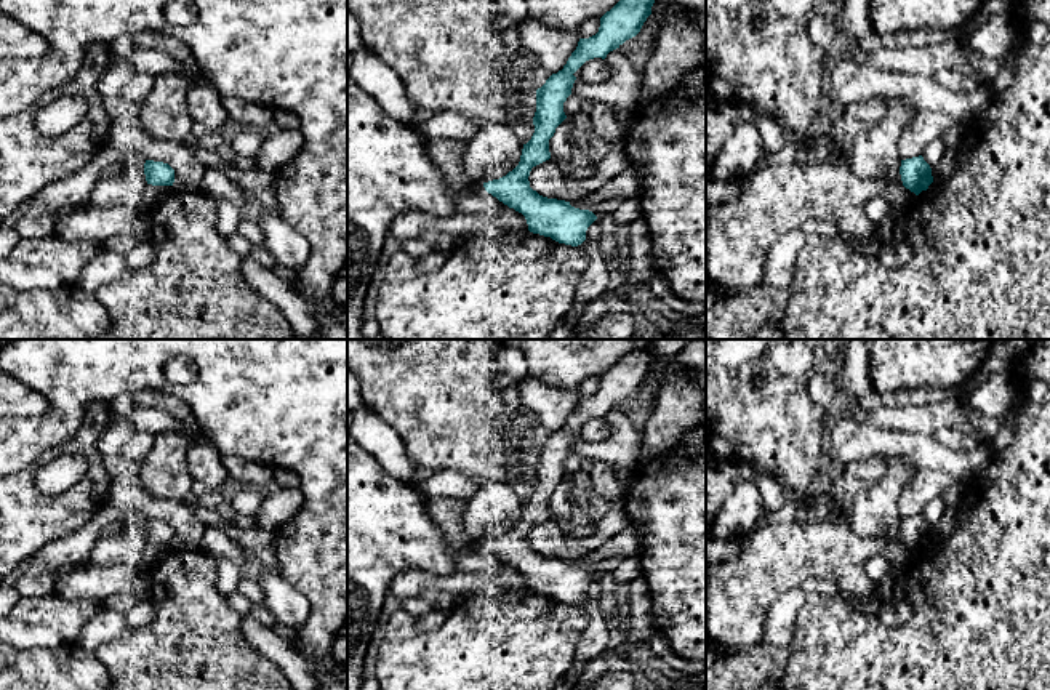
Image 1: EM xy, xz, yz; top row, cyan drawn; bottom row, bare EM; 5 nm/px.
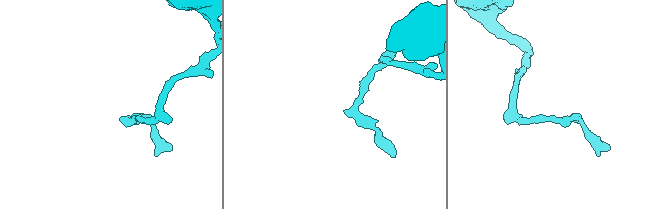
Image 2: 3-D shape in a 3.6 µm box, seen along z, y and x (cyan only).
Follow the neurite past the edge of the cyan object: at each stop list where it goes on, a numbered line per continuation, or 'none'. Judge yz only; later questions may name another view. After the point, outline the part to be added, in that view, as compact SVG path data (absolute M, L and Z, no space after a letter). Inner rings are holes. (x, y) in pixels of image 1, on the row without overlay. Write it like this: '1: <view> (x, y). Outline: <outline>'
none

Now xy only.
none

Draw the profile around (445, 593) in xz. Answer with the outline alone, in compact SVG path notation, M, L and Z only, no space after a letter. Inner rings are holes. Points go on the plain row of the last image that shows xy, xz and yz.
M509 567L499 573L464 573L439 576L423 568L405 568L395 575L389 591L400 600L419 597L434 608L451 610L479 594L496 594L504 589L527 589L522 572Z

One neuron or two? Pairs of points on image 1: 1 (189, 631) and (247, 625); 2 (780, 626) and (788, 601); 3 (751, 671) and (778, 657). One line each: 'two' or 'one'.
1: two
2: one
3: one

